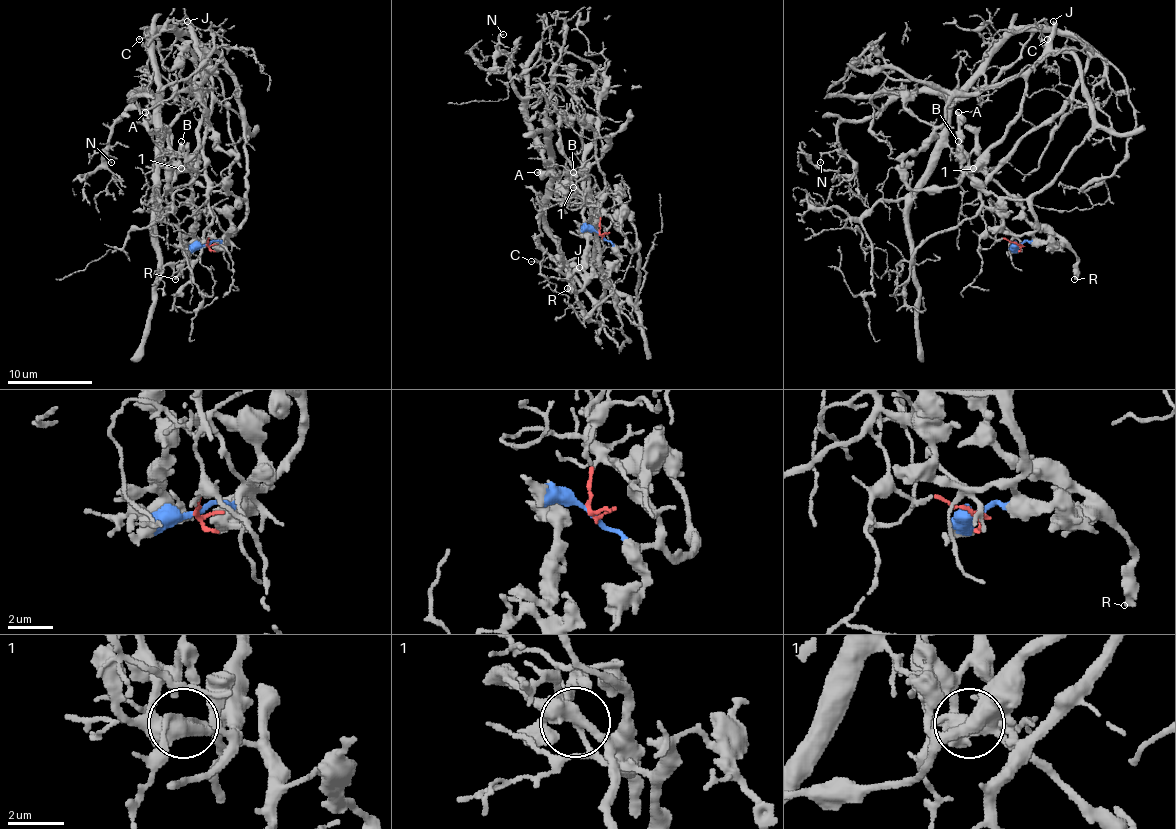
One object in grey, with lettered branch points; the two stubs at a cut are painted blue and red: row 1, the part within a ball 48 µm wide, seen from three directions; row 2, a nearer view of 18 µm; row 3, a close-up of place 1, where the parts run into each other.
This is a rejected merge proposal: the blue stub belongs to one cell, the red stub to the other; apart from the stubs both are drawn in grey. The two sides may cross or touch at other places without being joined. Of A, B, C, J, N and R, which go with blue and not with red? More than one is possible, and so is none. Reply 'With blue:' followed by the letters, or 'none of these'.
With blue: A, B, J, R

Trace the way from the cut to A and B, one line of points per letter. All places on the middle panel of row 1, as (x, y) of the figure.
A: (598, 235), (630, 249), (638, 245), (634, 306), (594, 262), (592, 205), (581, 190), (537, 171)
B: (598, 235), (630, 249), (638, 245), (634, 306), (594, 262), (596, 235), (588, 182), (573, 171)

